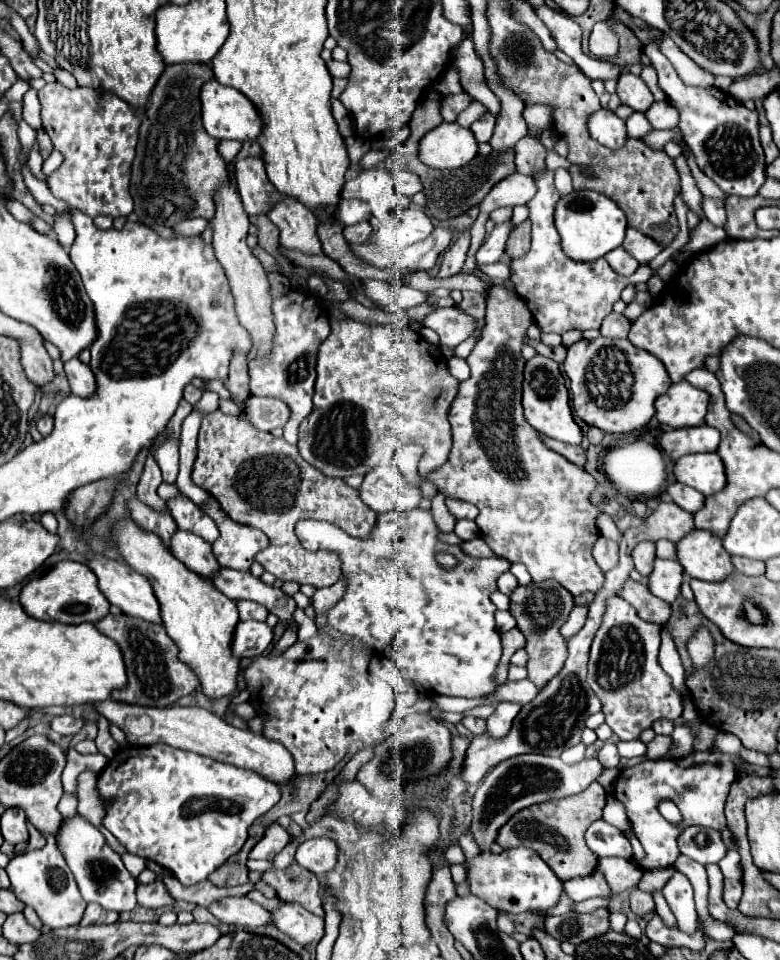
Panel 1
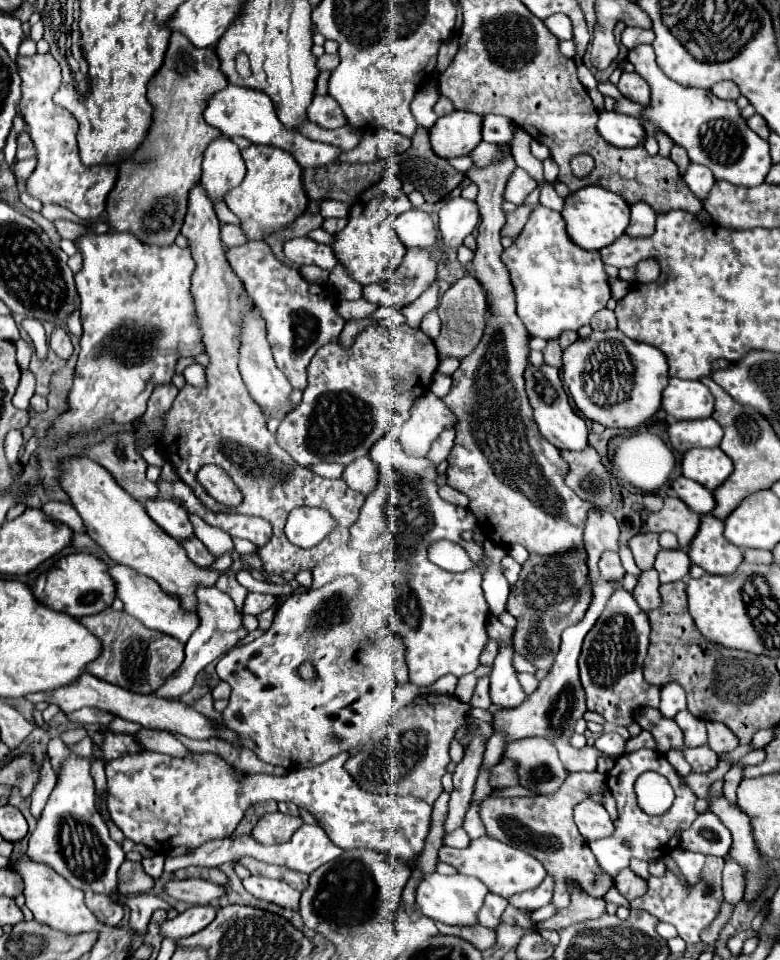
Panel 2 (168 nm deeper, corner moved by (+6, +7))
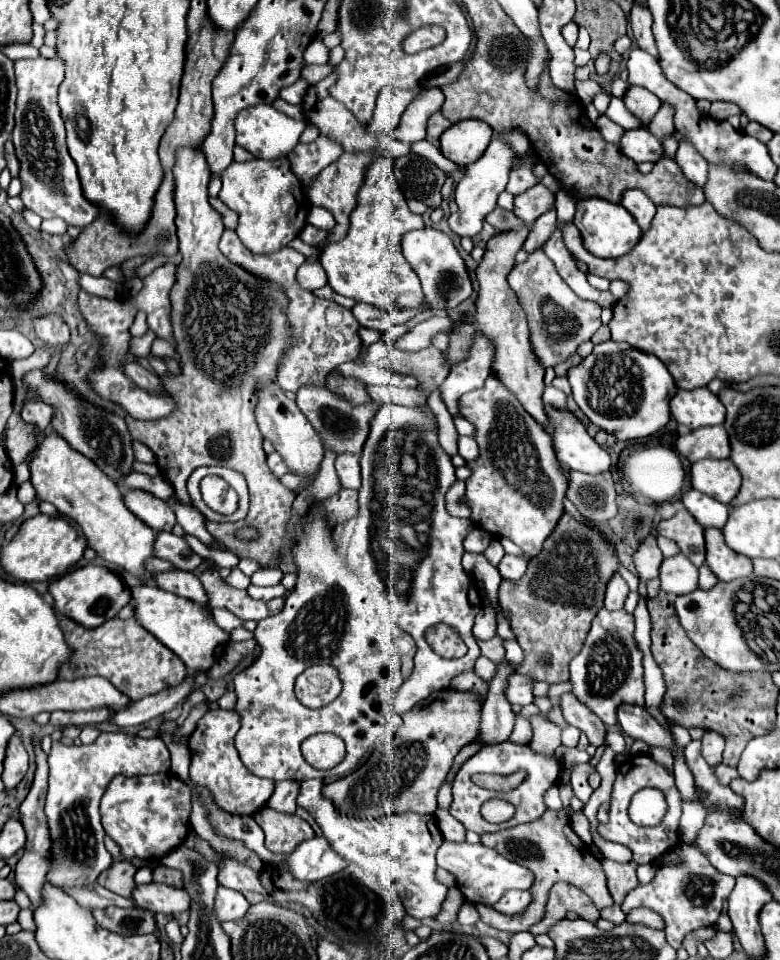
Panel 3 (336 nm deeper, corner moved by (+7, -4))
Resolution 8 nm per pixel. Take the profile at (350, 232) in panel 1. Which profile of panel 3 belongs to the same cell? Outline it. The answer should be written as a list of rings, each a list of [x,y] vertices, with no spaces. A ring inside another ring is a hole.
[[[305,225],[303,231],[301,231],[301,235],[299,235],[299,239],[301,239],[303,243],[307,243],[307,245],[317,245],[317,243],[321,243],[325,237],[327,237],[327,231],[321,231],[321,229],[313,227],[313,225]]]

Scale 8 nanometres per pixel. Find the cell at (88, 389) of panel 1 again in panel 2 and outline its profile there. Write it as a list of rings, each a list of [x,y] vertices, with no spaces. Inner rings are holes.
[[[56,328],[52,338],[50,338],[50,348],[62,358],[62,360],[70,360],[72,356],[72,342],[70,342],[70,336],[64,328]]]

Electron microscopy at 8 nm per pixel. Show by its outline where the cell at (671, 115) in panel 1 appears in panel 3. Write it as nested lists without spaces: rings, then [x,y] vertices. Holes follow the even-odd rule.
[[[575,79],[575,91],[579,93],[579,99],[581,99],[585,105],[589,105],[591,99],[593,99],[593,95],[599,93],[599,91],[603,91],[603,89],[601,89],[593,79],[587,79],[587,81],[577,81],[577,79]]]

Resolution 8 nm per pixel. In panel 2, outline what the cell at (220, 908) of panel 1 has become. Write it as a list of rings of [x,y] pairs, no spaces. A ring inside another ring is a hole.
[[[198,878],[172,880],[166,884],[166,892],[172,898],[176,898],[180,902],[188,902],[192,906],[212,904],[212,900],[226,896],[226,890],[220,884],[212,884],[208,880],[198,880]]]

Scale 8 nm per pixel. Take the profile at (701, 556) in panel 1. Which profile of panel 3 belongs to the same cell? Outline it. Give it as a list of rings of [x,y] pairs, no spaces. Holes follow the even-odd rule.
[[[705,529],[707,541],[707,565],[721,581],[733,581],[753,575],[753,563],[749,557],[735,553],[725,545],[721,529]]]

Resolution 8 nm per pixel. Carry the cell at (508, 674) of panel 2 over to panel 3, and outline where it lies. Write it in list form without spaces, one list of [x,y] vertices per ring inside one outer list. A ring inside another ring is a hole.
[[[513,673],[509,677],[509,687],[505,691],[509,703],[519,703],[519,705],[529,705],[533,703],[533,679],[529,675],[519,675]]]

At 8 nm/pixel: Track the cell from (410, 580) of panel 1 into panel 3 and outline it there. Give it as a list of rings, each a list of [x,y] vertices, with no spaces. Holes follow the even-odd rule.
[[[385,403],[377,409],[371,419],[371,431],[361,451],[361,487],[359,487],[359,515],[355,523],[355,533],[351,537],[349,549],[345,553],[345,561],[357,575],[371,577],[375,587],[387,595],[387,599],[395,605],[395,621],[401,629],[405,629],[417,645],[415,653],[415,669],[411,677],[401,685],[395,697],[395,713],[409,711],[415,703],[423,701],[435,691],[449,687],[451,679],[463,671],[473,669],[479,657],[479,645],[473,639],[471,627],[475,615],[481,611],[481,597],[471,573],[467,573],[461,565],[461,557],[465,553],[463,540],[467,533],[475,527],[471,519],[457,519],[445,511],[445,493],[457,481],[455,467],[451,457],[439,445],[435,433],[435,415],[423,405],[395,405]],[[435,623],[451,625],[461,641],[469,647],[467,655],[461,659],[443,659],[439,657],[425,641],[425,631]]]

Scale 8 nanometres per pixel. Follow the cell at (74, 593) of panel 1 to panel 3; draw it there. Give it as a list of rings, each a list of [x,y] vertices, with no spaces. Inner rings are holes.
[[[87,565],[69,571],[49,585],[49,593],[53,595],[53,609],[83,627],[97,627],[107,619],[117,617],[117,613],[131,601],[131,589],[125,581],[103,565]]]

